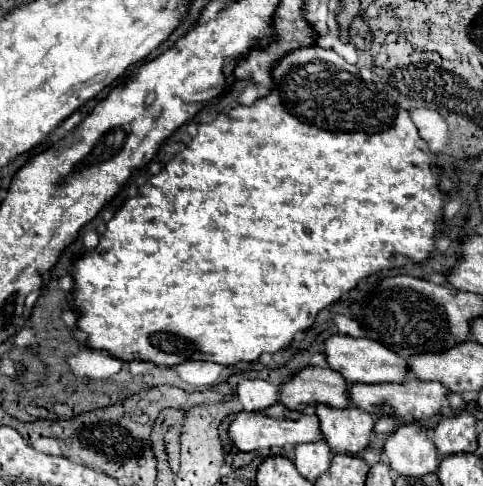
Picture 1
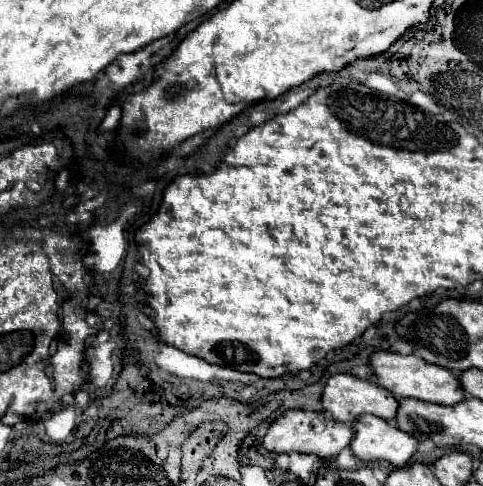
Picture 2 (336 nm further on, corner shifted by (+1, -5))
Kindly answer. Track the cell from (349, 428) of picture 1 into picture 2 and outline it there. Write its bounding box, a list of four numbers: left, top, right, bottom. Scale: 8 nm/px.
[350,414,418,468]

